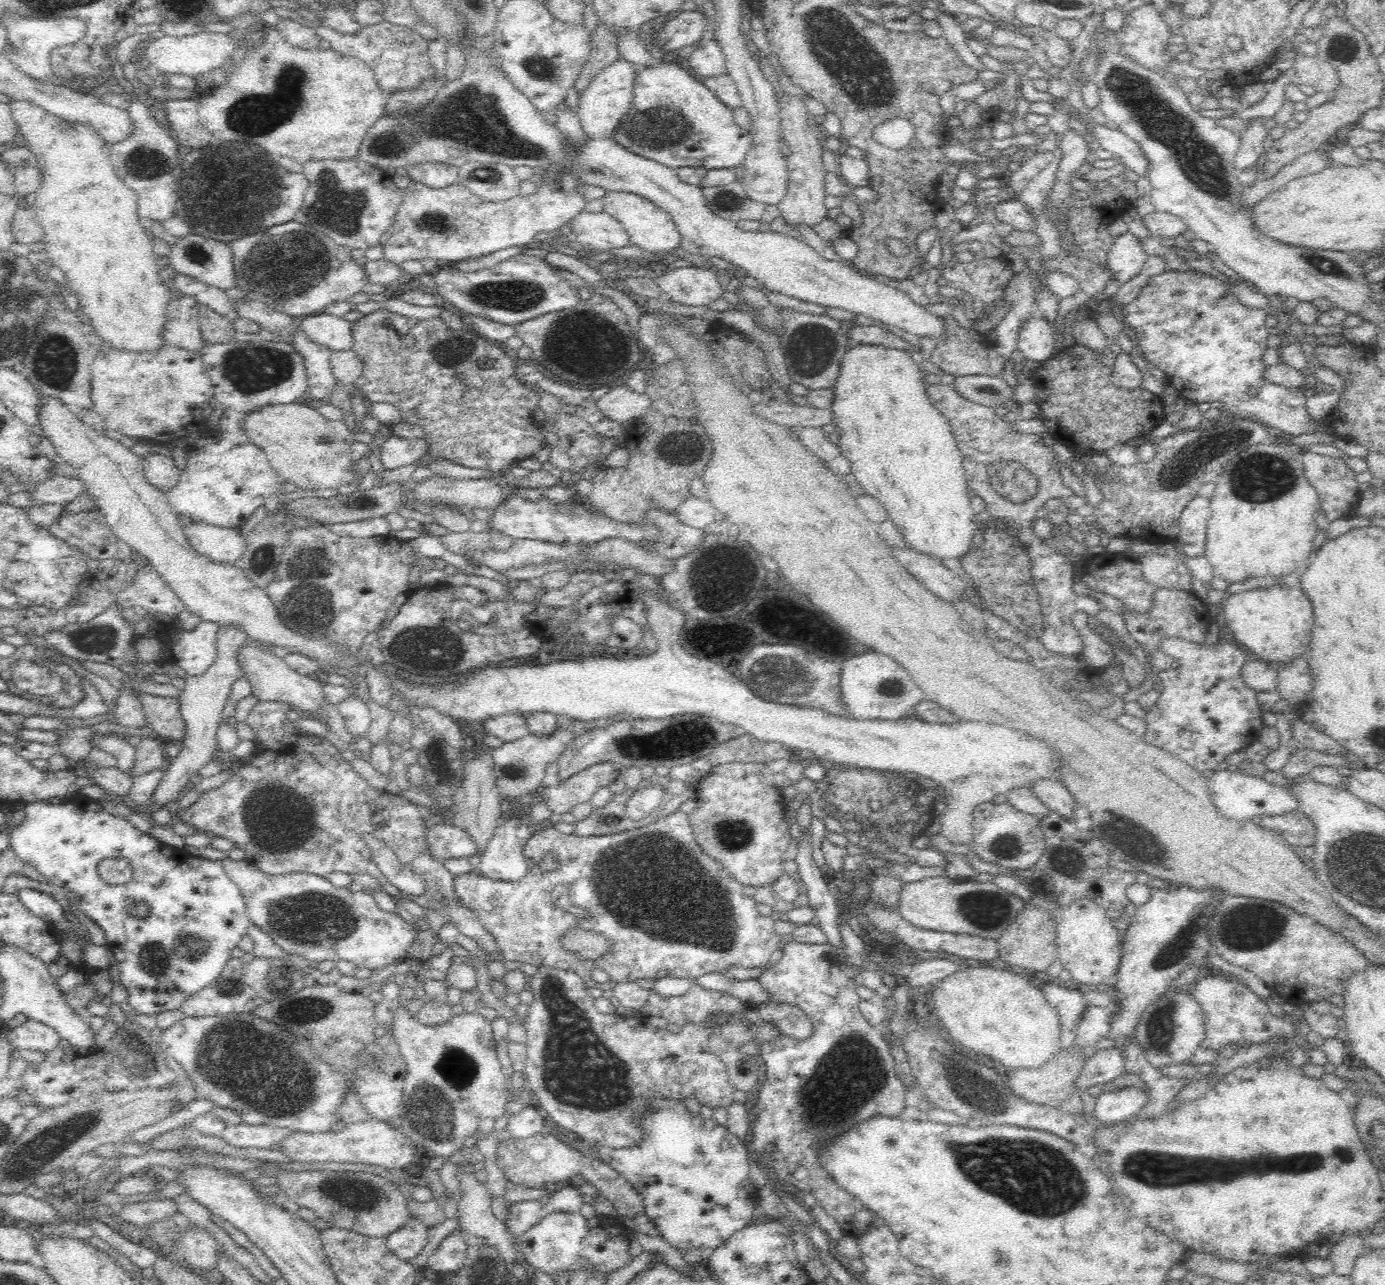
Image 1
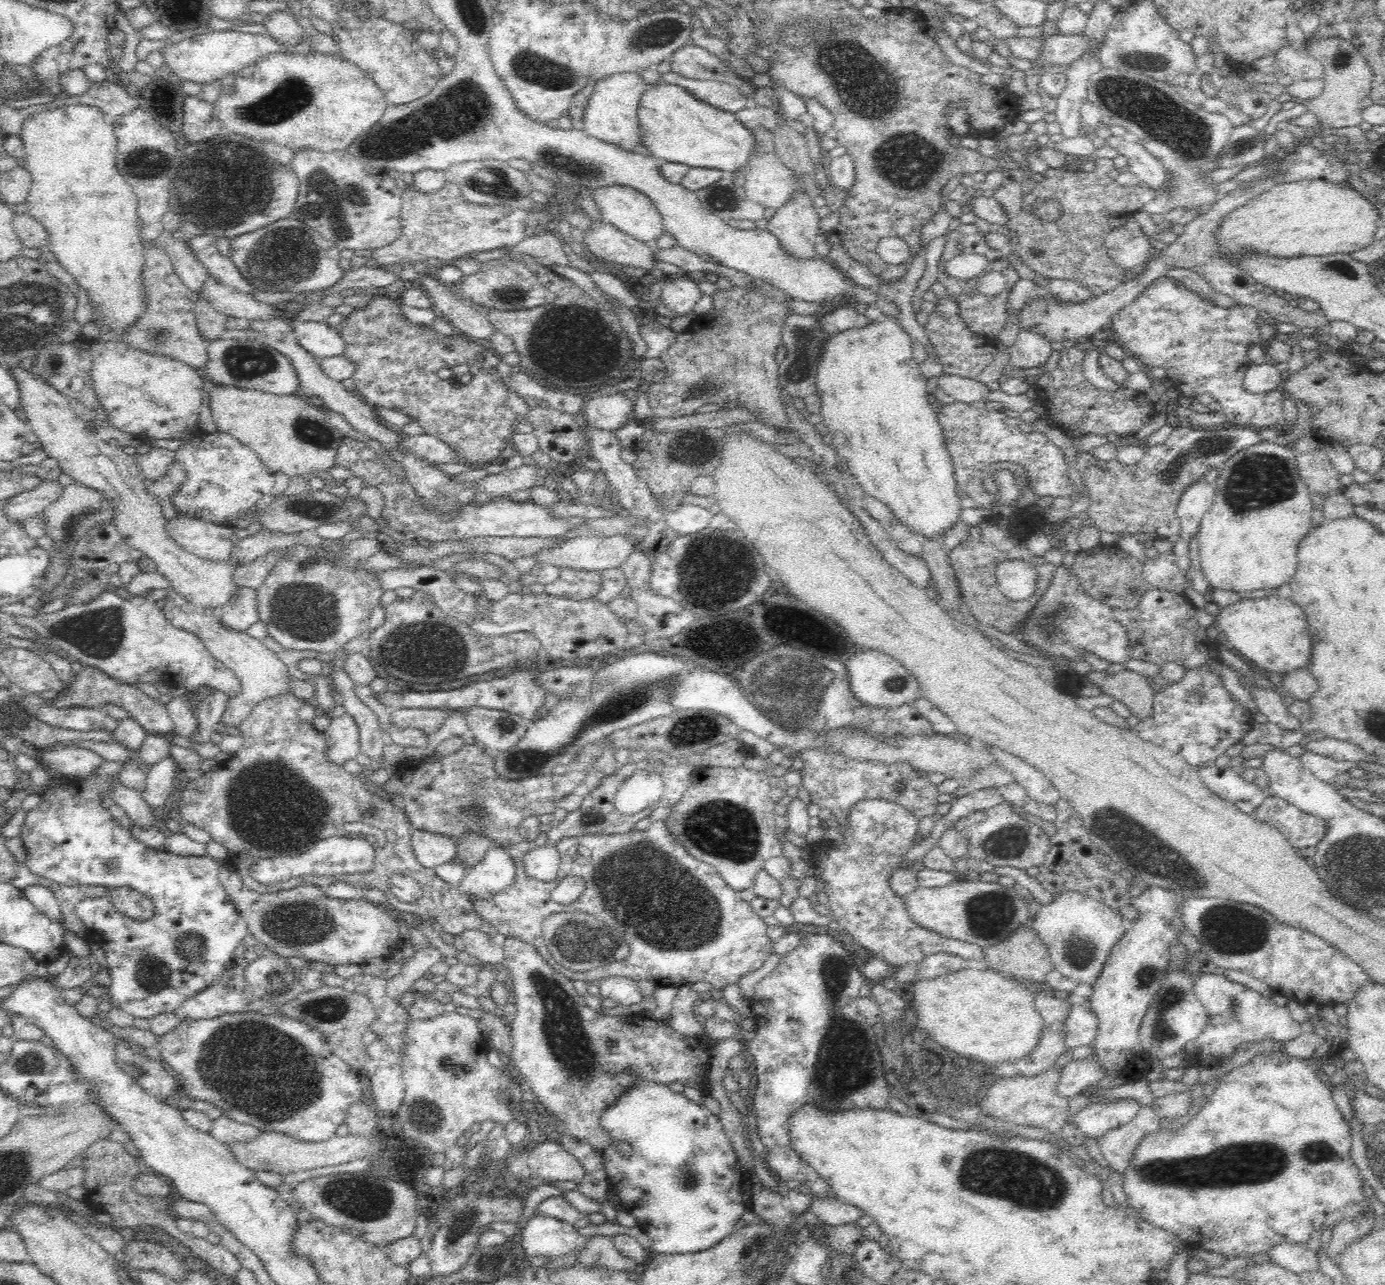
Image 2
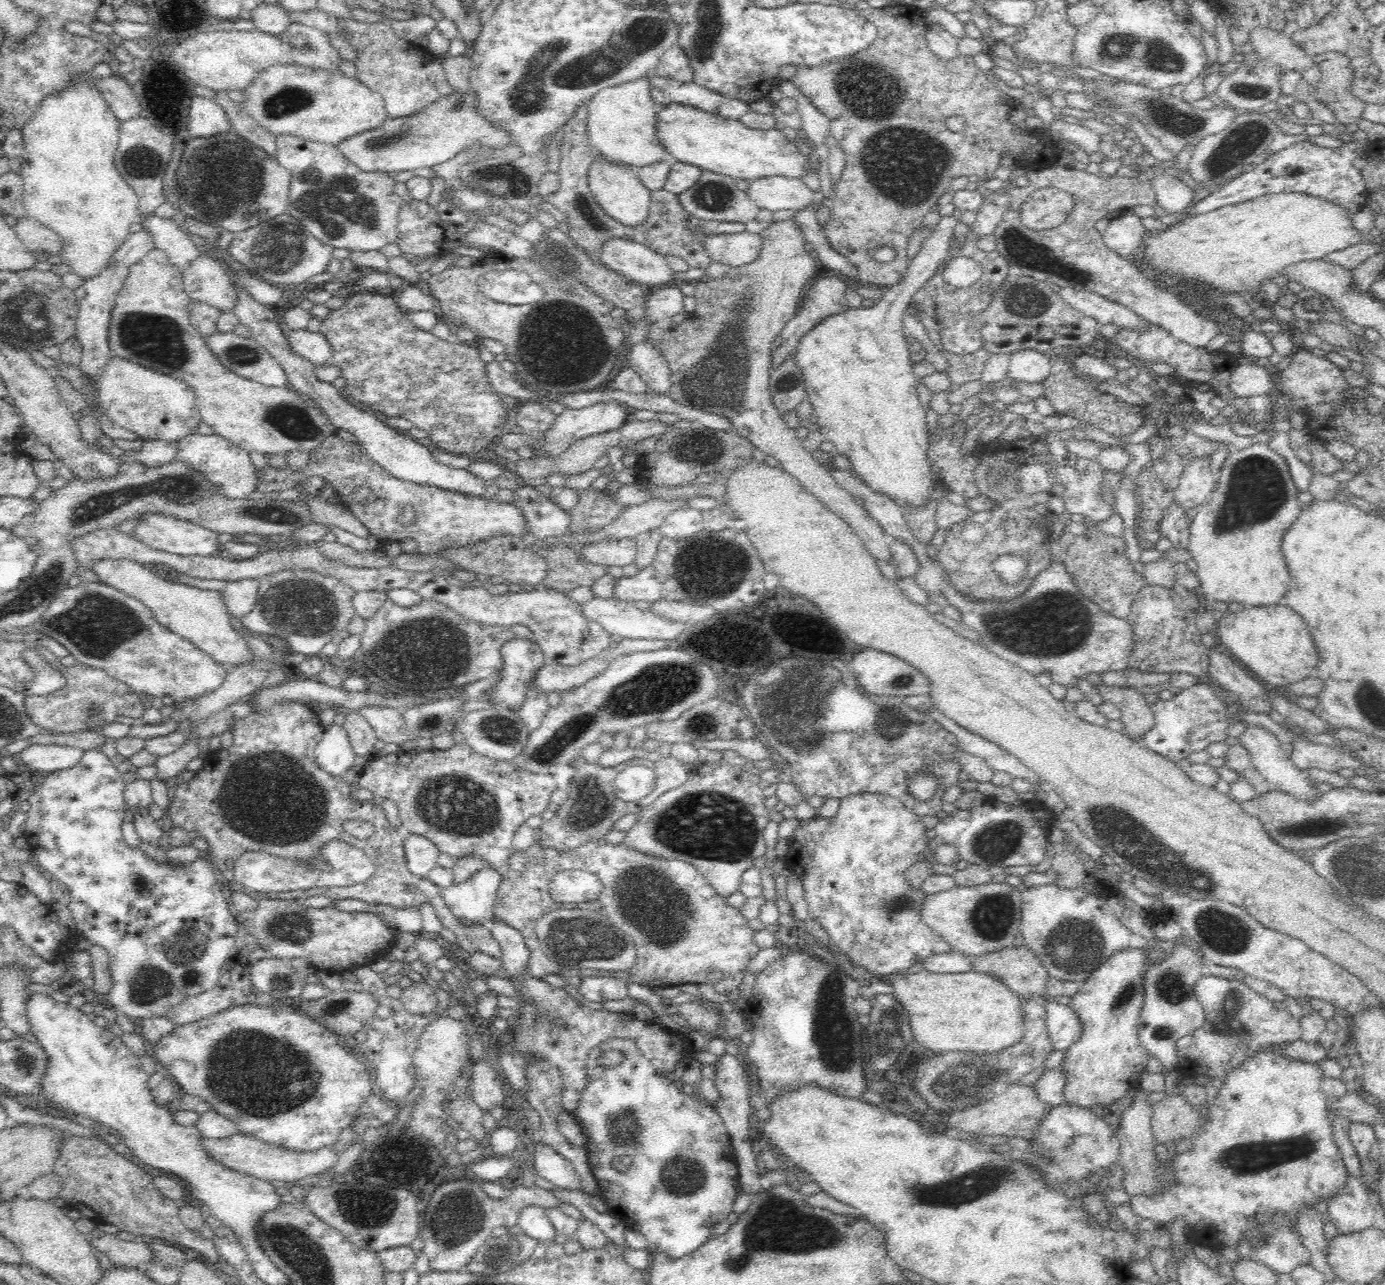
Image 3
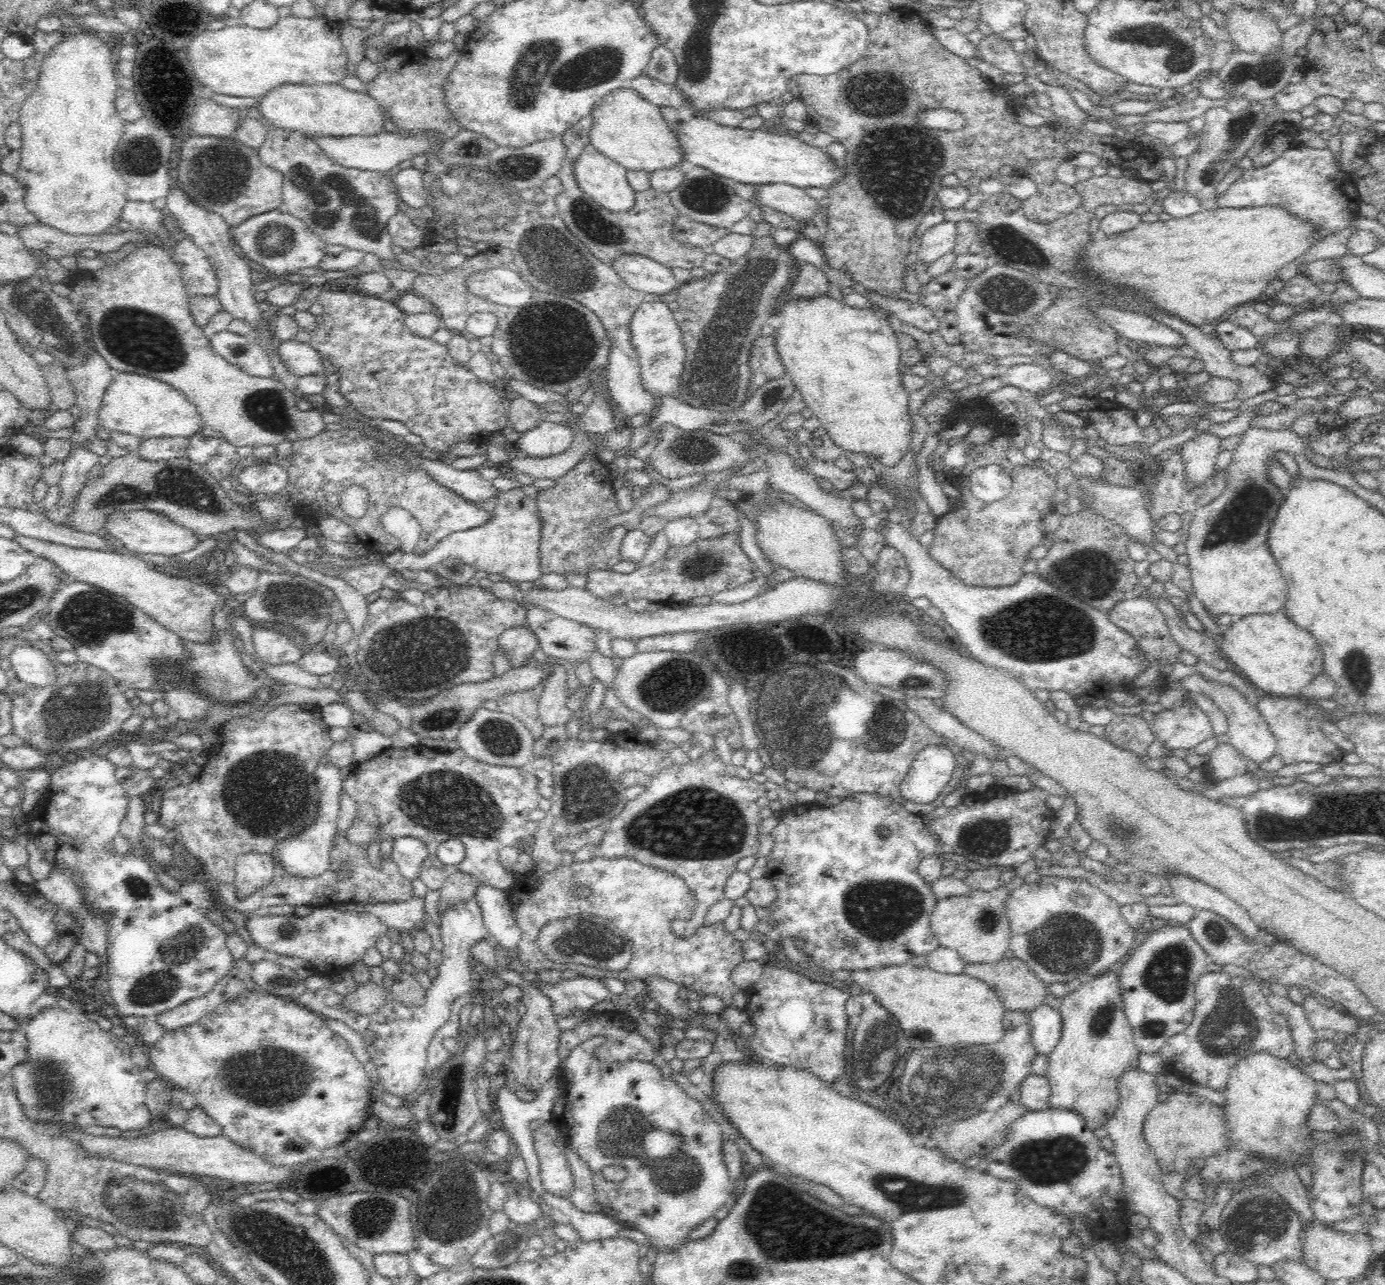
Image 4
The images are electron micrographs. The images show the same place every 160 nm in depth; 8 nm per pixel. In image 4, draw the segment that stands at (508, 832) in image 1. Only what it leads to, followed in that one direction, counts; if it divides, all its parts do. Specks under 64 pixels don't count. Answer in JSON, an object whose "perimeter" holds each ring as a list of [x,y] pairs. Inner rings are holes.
{"perimeter":[[[474,896],[466,900],[458,900],[448,906],[441,913],[439,926],[442,942],[444,944],[442,964],[437,968],[438,975],[433,979],[432,986],[426,992],[426,1002],[419,1007],[407,1007],[394,1000],[388,1000],[377,1013],[366,1016],[354,1015],[346,1009],[340,1009],[342,997],[331,987],[311,991],[308,989],[297,995],[296,1002],[309,1011],[317,1013],[323,1018],[342,1020],[361,1034],[366,1046],[366,1057],[374,1062],[379,1073],[379,1084],[388,1094],[394,1094],[403,1099],[414,1092],[422,1082],[422,1070],[427,1064],[427,1049],[432,1035],[442,1028],[448,1018],[454,1000],[460,997],[473,996],[476,992],[476,983],[470,977],[472,974],[472,961],[470,948],[480,938],[487,937],[487,928],[480,903]]]}

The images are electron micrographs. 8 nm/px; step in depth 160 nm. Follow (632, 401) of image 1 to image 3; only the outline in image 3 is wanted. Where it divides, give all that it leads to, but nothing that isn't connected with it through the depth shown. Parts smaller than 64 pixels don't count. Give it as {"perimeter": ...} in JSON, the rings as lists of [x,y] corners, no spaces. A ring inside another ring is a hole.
{"perimeter":[[[612,401],[597,402],[584,408],[566,407],[545,434],[545,450],[548,456],[559,457],[577,440],[622,428],[628,417],[624,405]]]}

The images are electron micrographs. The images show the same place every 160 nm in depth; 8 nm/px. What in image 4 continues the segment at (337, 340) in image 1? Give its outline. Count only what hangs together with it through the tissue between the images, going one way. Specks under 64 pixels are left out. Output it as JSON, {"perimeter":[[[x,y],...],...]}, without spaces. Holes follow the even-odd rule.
{"perimeter":[[[296,337],[290,338],[282,342],[278,353],[286,368],[298,377],[324,372],[324,359],[310,342],[304,343],[299,342]]]}

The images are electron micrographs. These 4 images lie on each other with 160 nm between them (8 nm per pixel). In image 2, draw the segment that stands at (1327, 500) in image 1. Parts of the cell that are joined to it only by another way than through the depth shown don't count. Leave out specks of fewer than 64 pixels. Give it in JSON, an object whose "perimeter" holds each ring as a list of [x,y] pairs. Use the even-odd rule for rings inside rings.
{"perimeter":[[[1321,447],[1296,456],[1301,479],[1307,484],[1311,493],[1328,499],[1333,492],[1342,493],[1346,488],[1340,482],[1340,473],[1330,463],[1330,459]]]}

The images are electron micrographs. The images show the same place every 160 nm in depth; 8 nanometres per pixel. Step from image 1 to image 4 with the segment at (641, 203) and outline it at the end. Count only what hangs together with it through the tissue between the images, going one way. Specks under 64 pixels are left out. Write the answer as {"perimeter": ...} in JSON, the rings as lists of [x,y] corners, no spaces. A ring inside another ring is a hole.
{"perimeter":[[[592,145],[584,147],[584,152],[575,160],[575,177],[582,192],[586,196],[592,197],[592,201],[596,202],[604,211],[613,214],[630,212],[636,206],[637,192],[628,182],[628,172],[629,170],[598,152]]]}

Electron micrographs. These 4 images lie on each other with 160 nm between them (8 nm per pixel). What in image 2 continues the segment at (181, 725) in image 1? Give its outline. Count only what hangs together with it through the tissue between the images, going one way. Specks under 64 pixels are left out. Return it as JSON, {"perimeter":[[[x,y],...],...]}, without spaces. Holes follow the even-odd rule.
{"perimeter":[[[84,666],[83,669],[72,679],[72,686],[68,692],[64,692],[59,699],[54,698],[53,704],[59,706],[76,706],[96,708],[104,703],[116,704],[122,708],[131,718],[140,724],[148,735],[164,735],[172,737],[175,727],[168,713],[167,704],[162,704],[144,694],[142,691],[125,682],[116,682],[115,679],[100,671],[96,667]]]}

